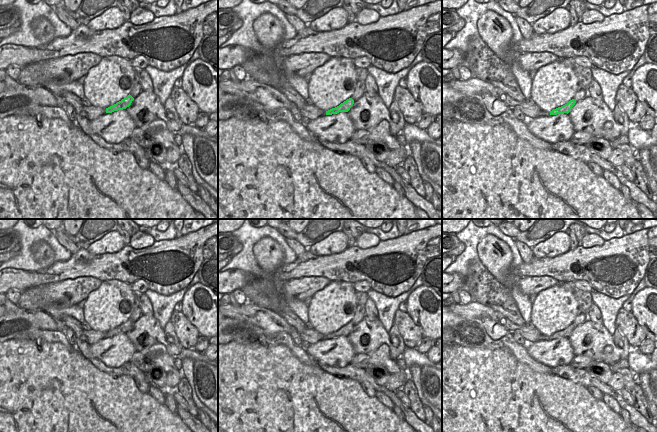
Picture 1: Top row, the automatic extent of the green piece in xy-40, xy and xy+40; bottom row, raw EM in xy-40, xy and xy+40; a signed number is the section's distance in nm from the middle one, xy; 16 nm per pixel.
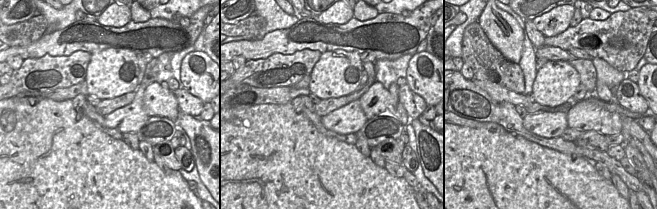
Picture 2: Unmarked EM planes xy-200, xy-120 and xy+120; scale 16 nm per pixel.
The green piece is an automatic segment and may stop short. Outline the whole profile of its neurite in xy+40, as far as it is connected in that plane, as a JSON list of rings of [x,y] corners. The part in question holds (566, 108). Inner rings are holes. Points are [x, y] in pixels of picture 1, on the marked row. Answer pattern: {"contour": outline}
{"contour": [[[574,99],[570,100],[567,104],[558,107],[556,109],[553,109],[550,112],[546,112],[546,111],[540,111],[538,117],[542,117],[542,116],[552,116],[552,115],[557,115],[557,114],[564,114],[564,113],[569,113],[570,110],[572,109],[572,107],[575,105],[576,101]]]}

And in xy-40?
{"contour": [[[129,94],[126,98],[122,99],[121,101],[117,102],[116,104],[106,108],[106,113],[112,113],[114,111],[123,110],[129,107],[132,103],[134,98]]]}

